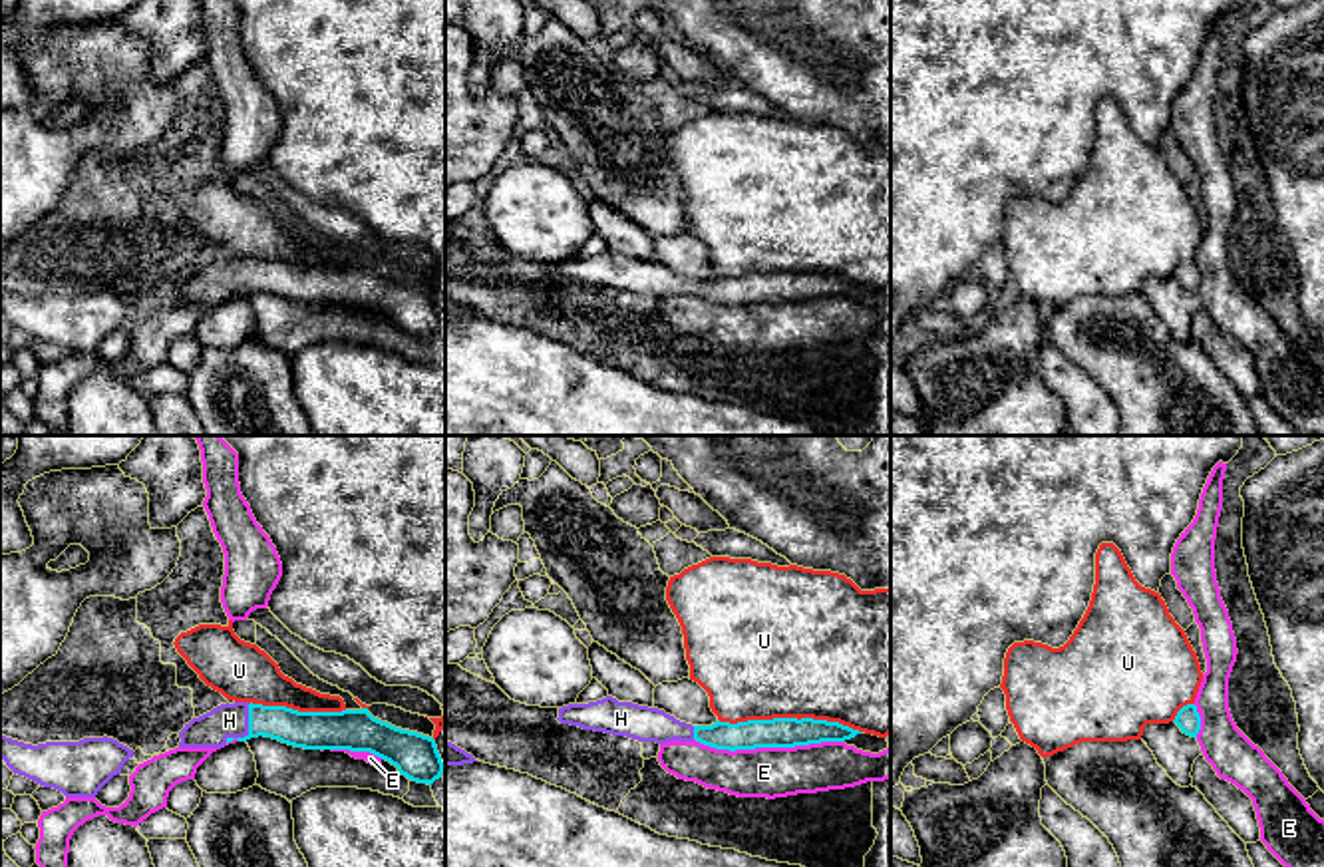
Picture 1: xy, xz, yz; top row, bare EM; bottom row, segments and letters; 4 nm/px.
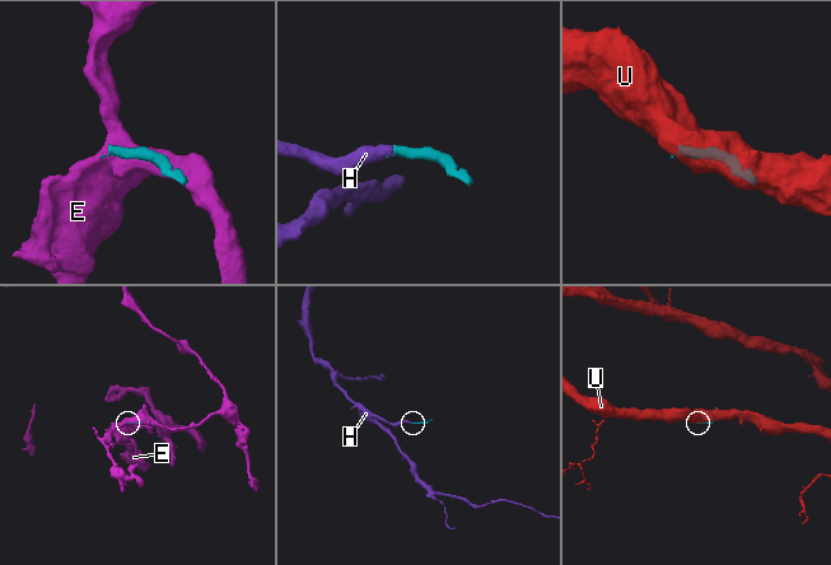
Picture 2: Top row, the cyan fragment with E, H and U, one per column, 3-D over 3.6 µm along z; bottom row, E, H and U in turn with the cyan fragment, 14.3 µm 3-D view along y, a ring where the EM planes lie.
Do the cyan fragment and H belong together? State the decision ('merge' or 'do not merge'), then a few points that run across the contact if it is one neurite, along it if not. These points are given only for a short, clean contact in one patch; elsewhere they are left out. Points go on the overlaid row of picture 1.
merge; line xy (311, 730), (285, 724), (249, 724), (229, 720)

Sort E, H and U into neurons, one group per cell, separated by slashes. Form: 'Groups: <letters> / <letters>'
Groups: E / H / U

